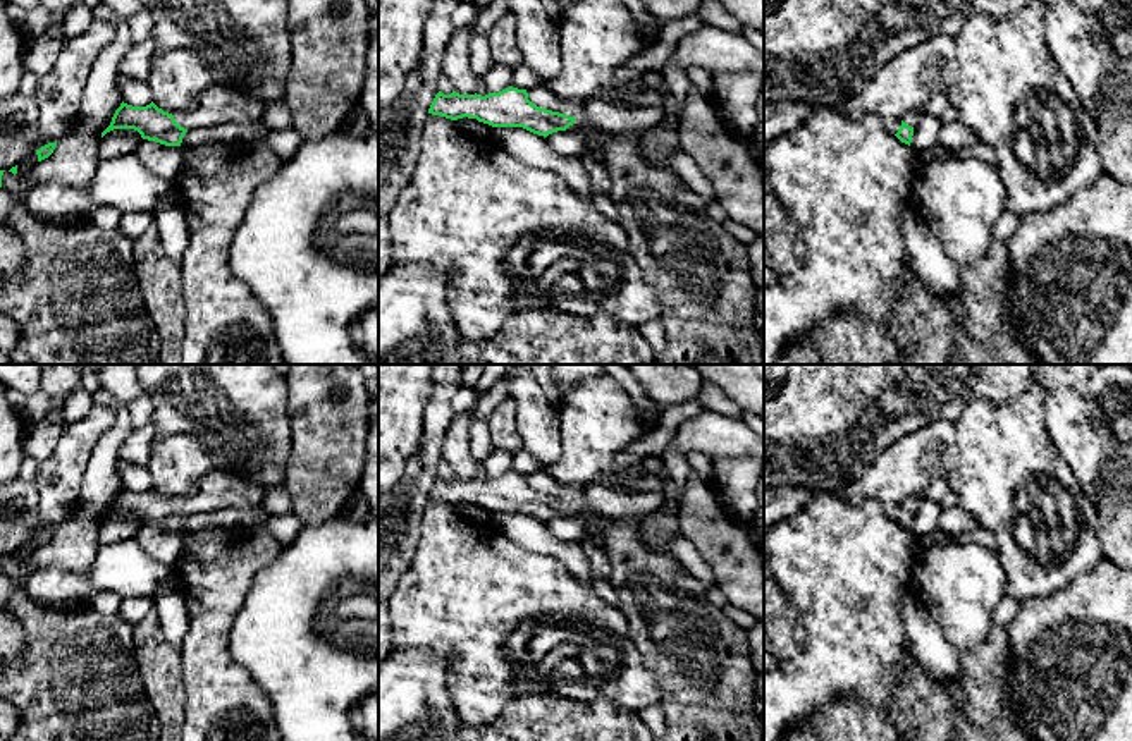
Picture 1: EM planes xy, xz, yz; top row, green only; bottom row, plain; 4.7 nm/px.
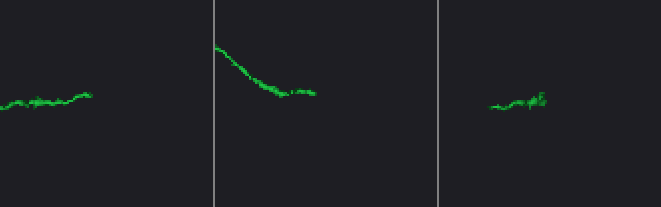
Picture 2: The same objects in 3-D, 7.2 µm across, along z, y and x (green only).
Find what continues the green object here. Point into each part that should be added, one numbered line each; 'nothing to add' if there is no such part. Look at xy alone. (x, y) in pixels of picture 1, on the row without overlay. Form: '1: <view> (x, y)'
1: xy (219, 489)

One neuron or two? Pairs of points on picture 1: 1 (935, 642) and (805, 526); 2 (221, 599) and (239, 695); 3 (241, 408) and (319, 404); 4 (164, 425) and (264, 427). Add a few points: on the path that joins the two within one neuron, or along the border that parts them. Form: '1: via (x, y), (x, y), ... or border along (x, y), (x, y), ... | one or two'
1: border along (904, 587), (900, 592), (902, 626), (914, 654) | two
2: via (215, 623), (215, 671) | one
3: border along (284, 382), (291, 446) | two
4: via (188, 422), (239, 425) | one

